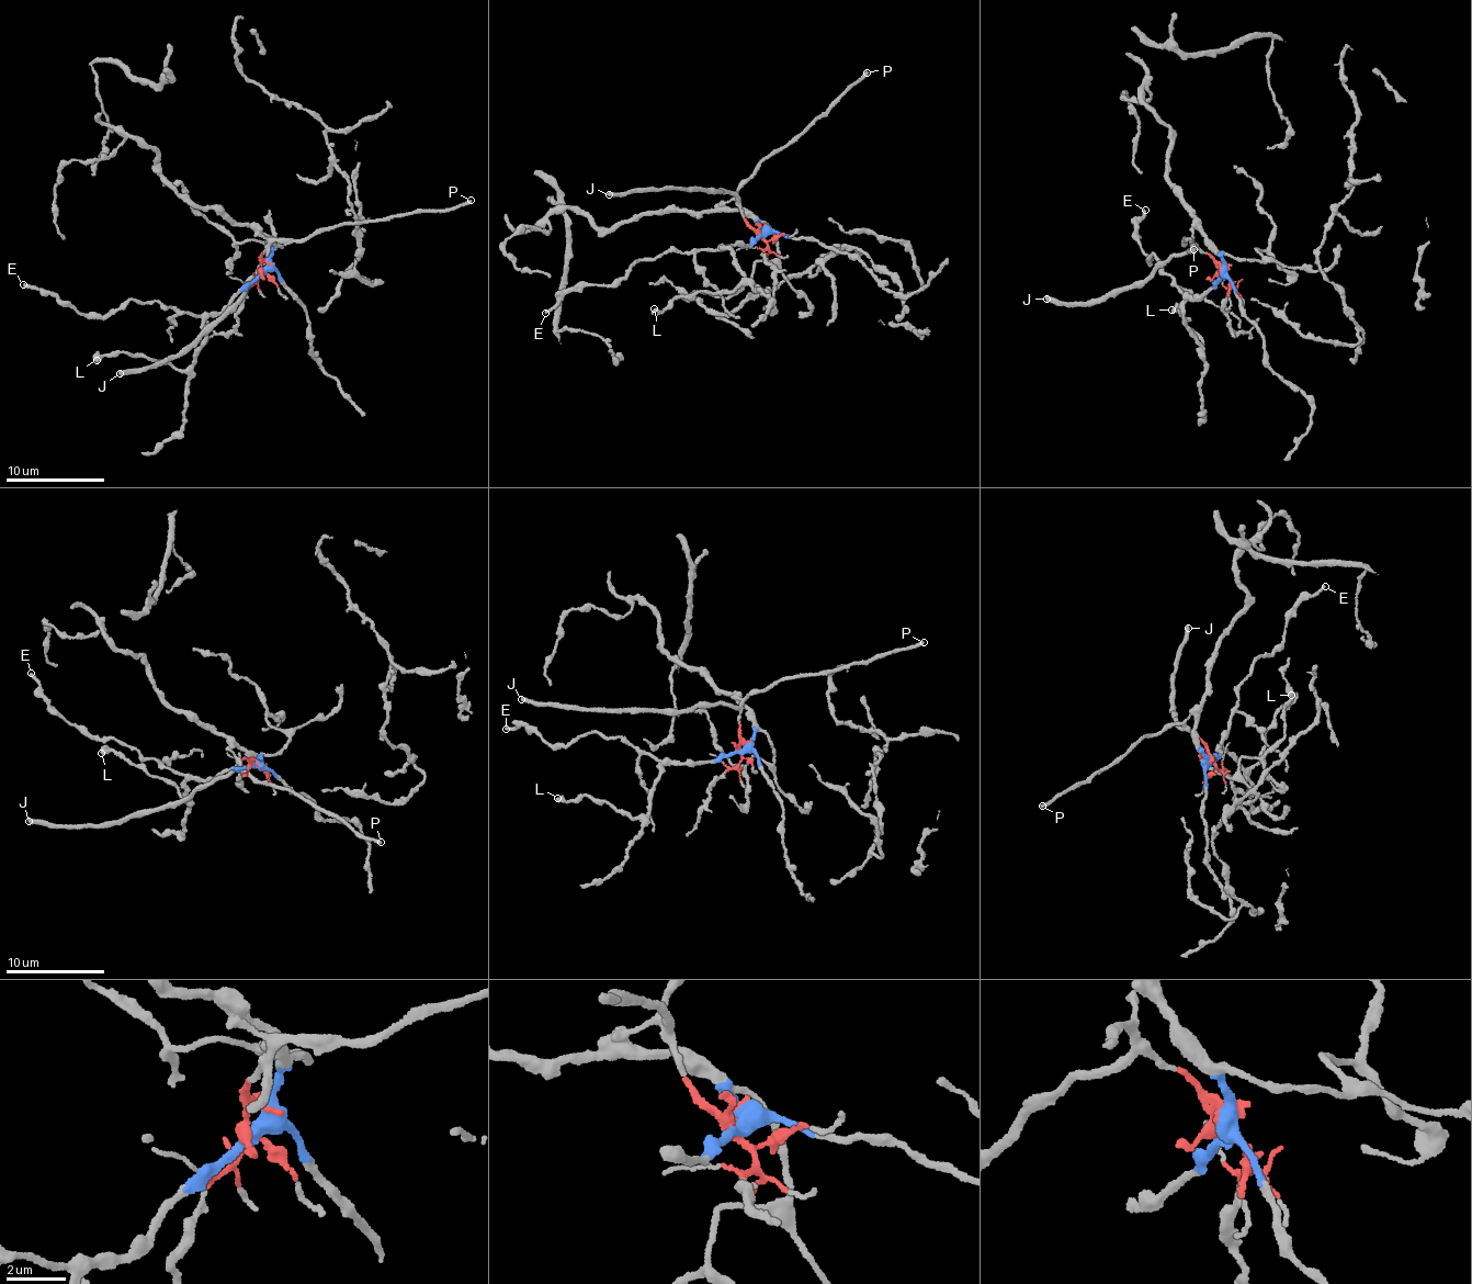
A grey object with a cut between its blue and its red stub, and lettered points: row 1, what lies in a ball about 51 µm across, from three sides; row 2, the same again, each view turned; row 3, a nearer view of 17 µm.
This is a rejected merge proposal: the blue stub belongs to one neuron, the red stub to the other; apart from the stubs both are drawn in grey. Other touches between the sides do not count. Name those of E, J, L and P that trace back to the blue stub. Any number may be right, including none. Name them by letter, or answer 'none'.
E, L

